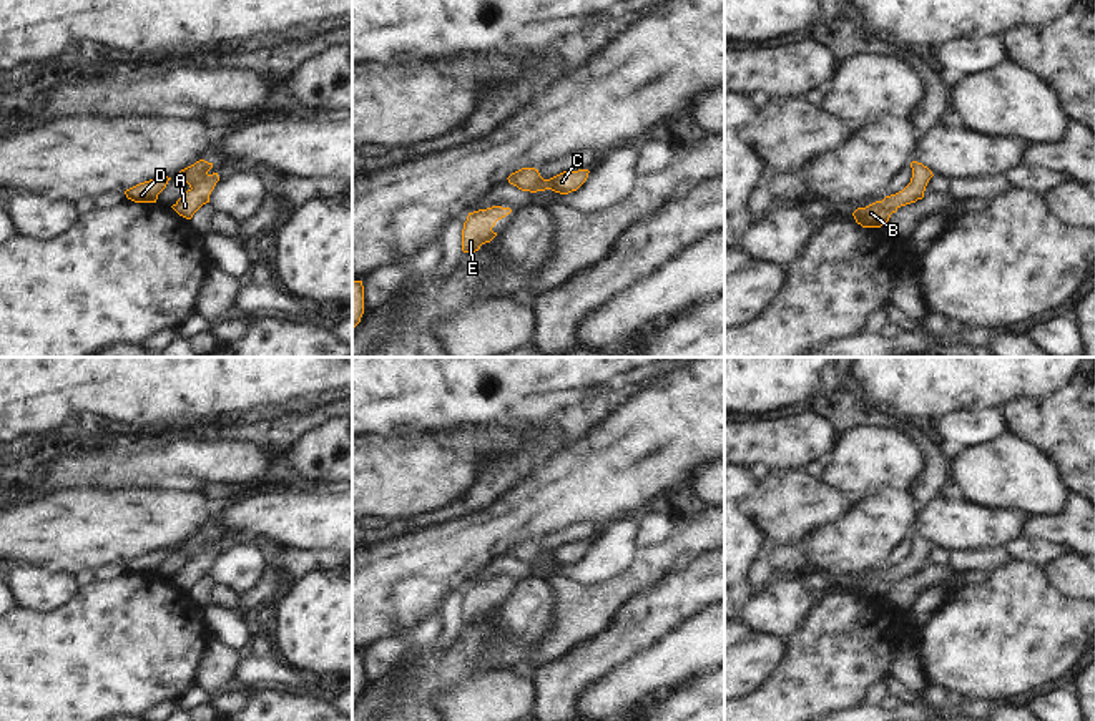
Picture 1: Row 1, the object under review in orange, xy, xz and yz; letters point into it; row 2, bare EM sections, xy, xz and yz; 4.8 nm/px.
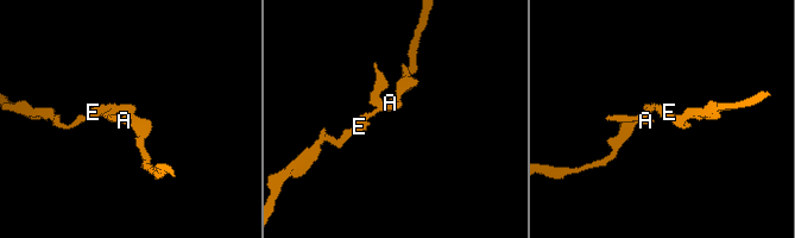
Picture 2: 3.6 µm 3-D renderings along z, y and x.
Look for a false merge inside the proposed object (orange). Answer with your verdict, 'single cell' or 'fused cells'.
single cell

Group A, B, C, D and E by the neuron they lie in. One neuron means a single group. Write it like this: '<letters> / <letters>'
A B C D E

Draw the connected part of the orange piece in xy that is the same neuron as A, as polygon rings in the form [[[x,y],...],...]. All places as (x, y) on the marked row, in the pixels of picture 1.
[[[199,159],[174,176],[189,184],[189,189],[171,206],[179,216],[191,219],[203,204],[209,203],[209,194],[219,181],[218,173],[208,173],[211,168],[213,163]]]

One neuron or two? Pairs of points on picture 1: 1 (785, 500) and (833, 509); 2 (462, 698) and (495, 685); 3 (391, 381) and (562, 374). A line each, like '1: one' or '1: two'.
1: one
2: one
3: one

